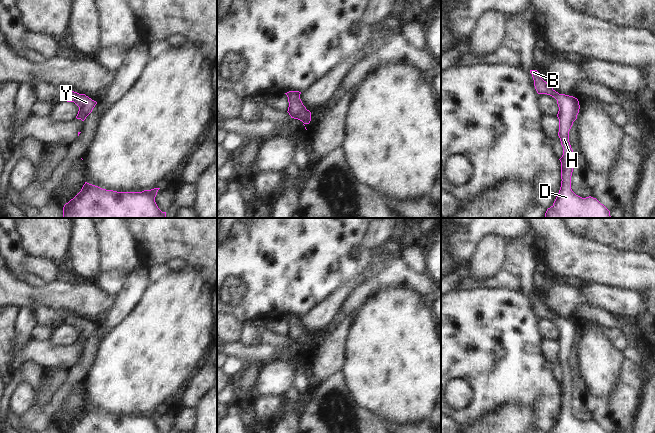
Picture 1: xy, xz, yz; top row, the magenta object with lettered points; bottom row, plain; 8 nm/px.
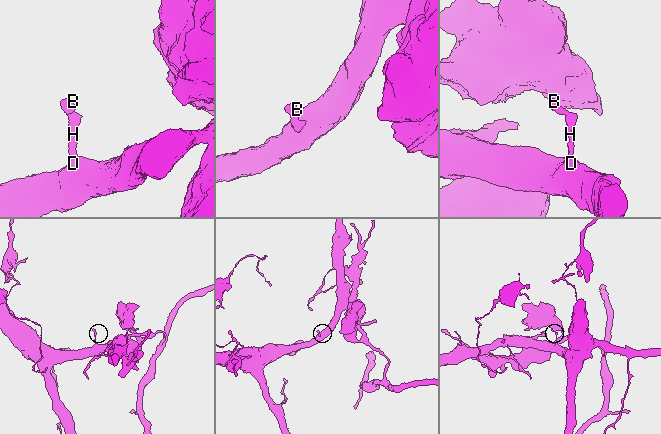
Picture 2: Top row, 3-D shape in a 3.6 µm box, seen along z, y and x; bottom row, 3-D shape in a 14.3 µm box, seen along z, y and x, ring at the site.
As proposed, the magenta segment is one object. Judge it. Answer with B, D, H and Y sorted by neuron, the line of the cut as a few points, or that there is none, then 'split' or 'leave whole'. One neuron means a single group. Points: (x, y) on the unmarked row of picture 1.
groups B D H Y; cut none; leave whole

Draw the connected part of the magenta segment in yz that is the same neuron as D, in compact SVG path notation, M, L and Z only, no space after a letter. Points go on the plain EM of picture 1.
M530 294L534 304L534 310L538 318L547 318L557 324L559 335L558 360L563 371L561 386L561 411L559 417L548 433L607 433L596 422L591 420L582 422L571 413L571 400L573 396L573 374L569 366L569 355L573 346L577 343L580 329L577 322L565 318L559 318L544 305L537 294Z

